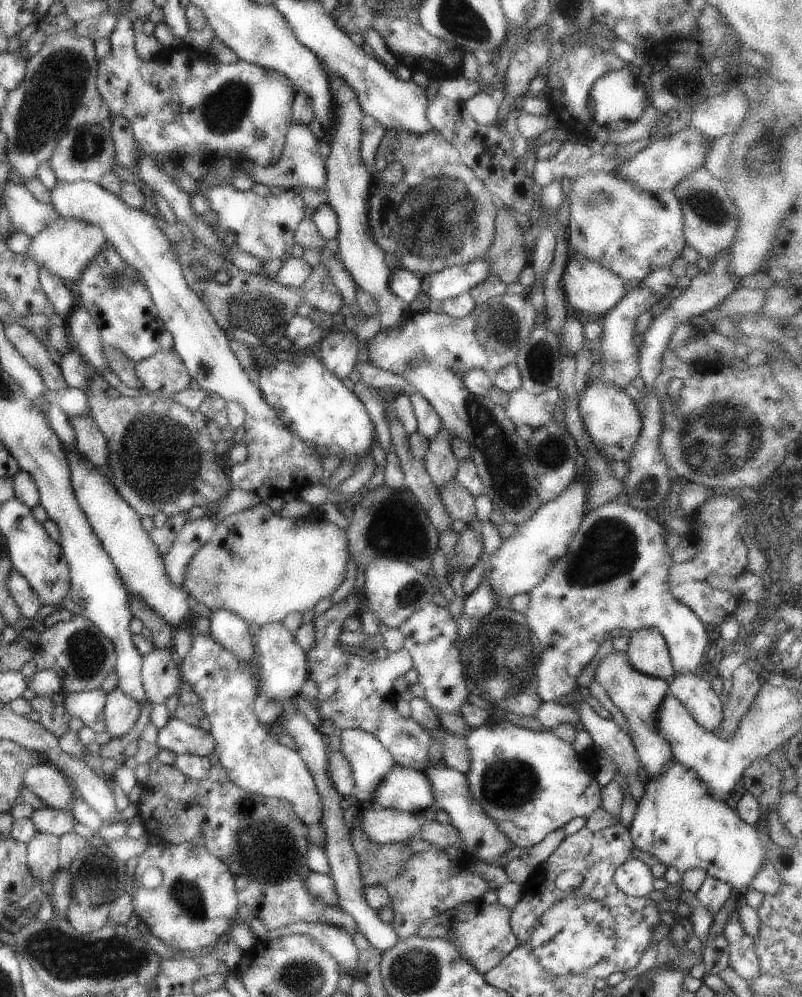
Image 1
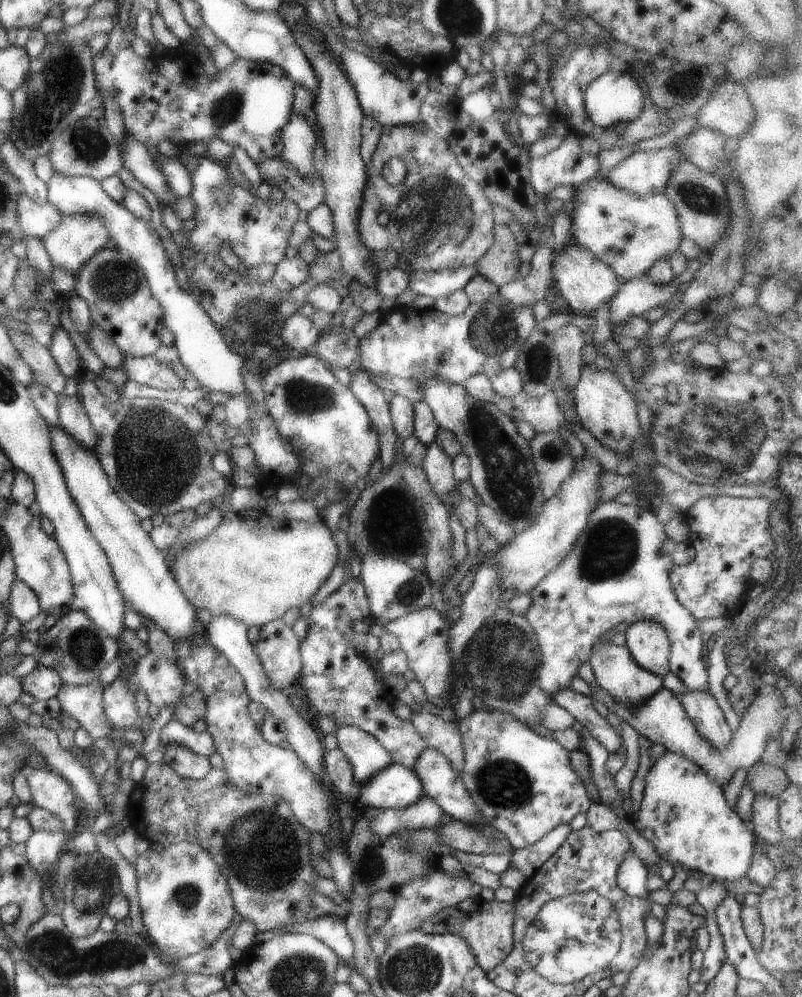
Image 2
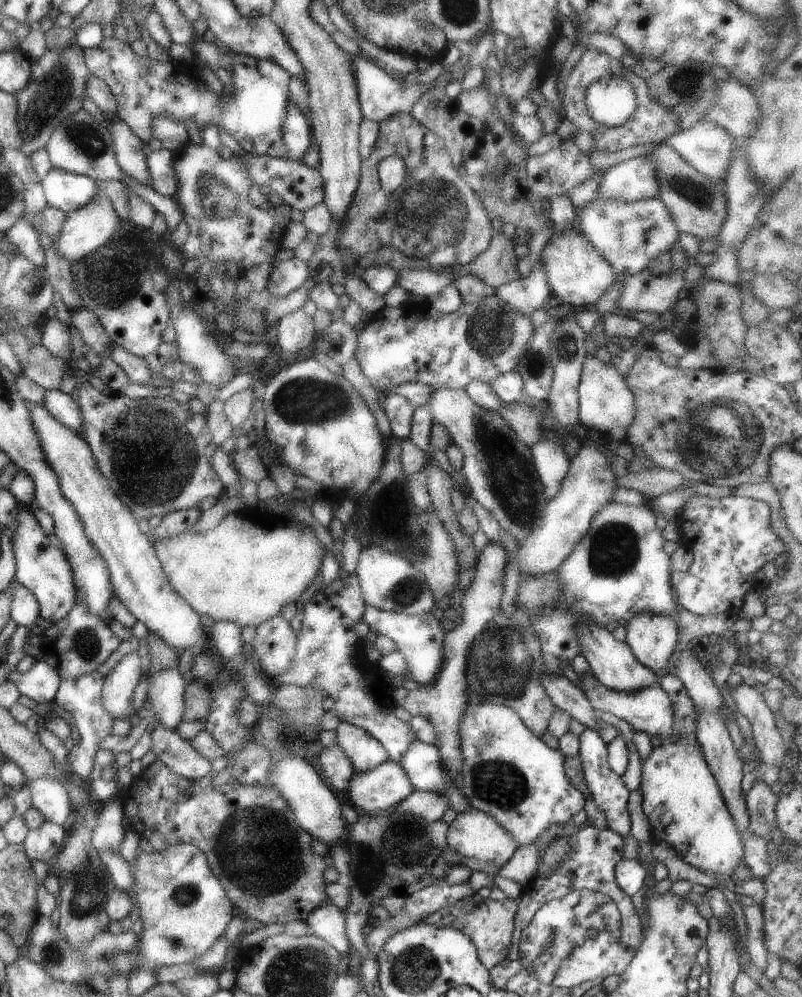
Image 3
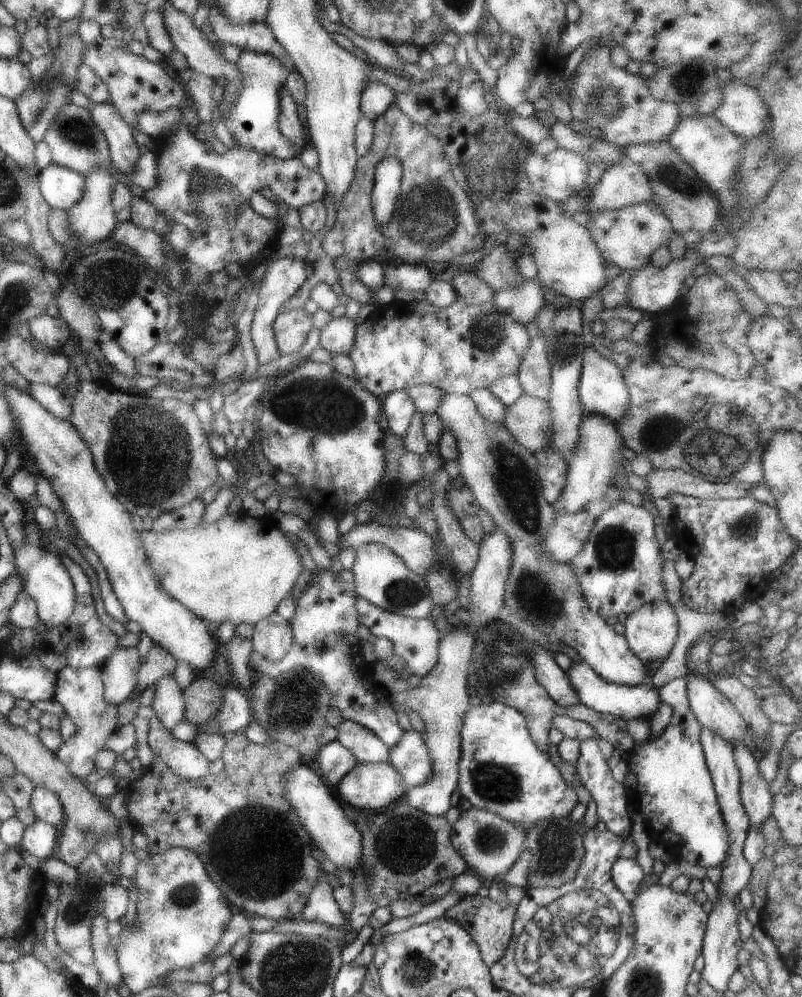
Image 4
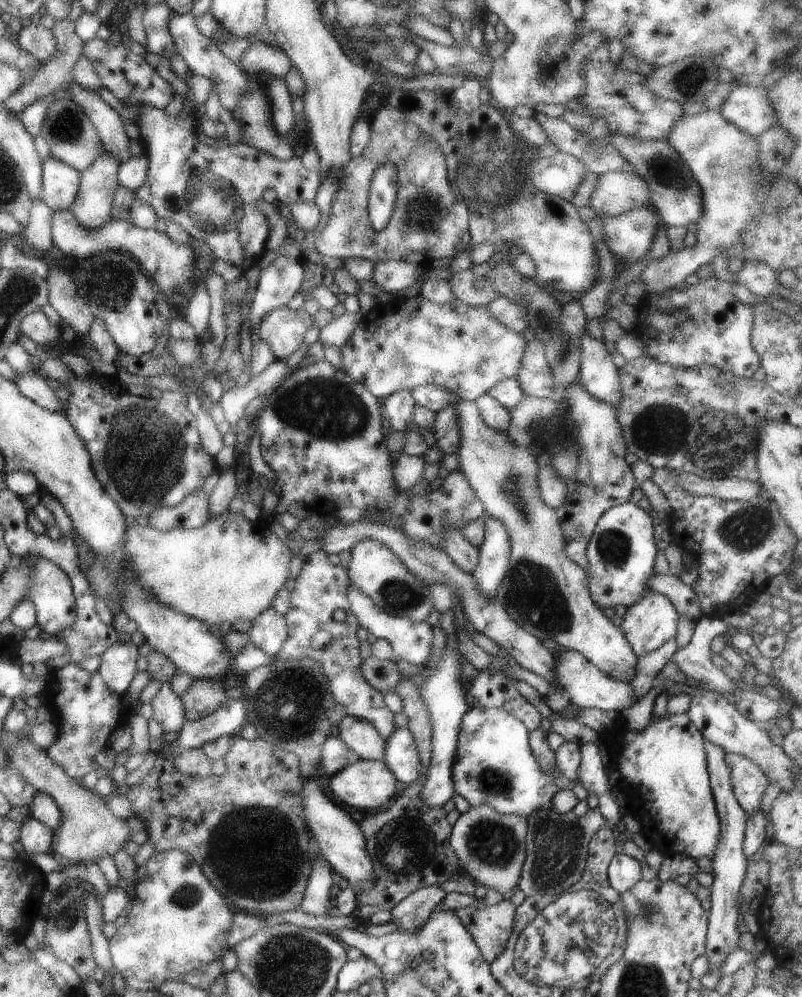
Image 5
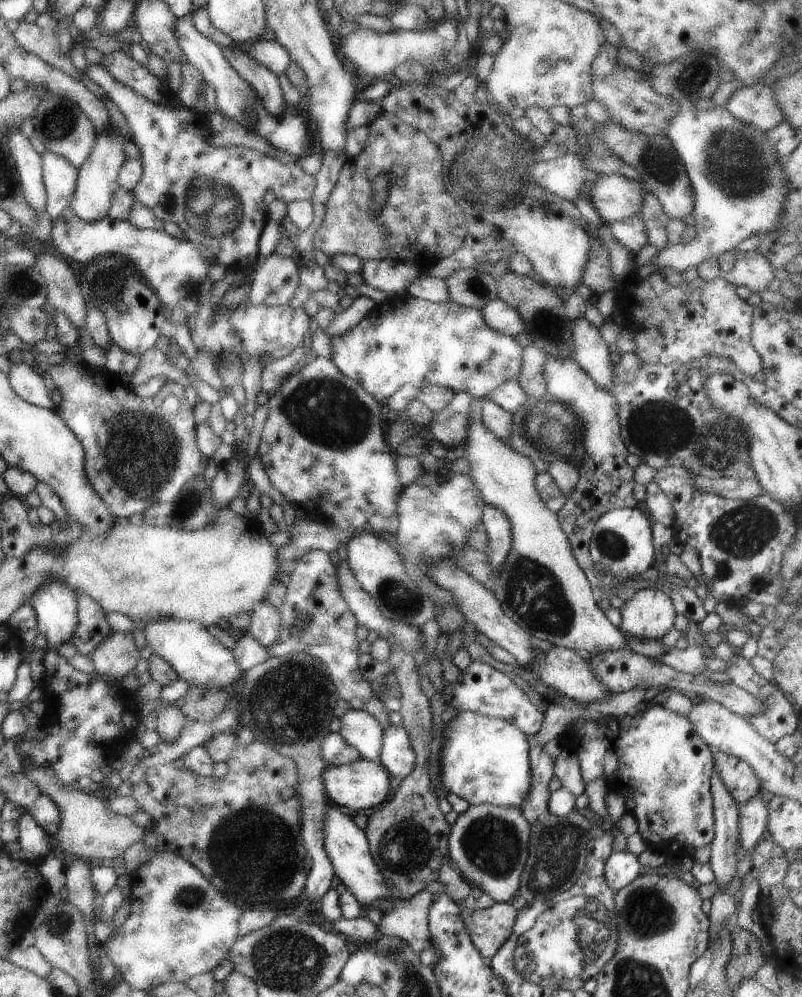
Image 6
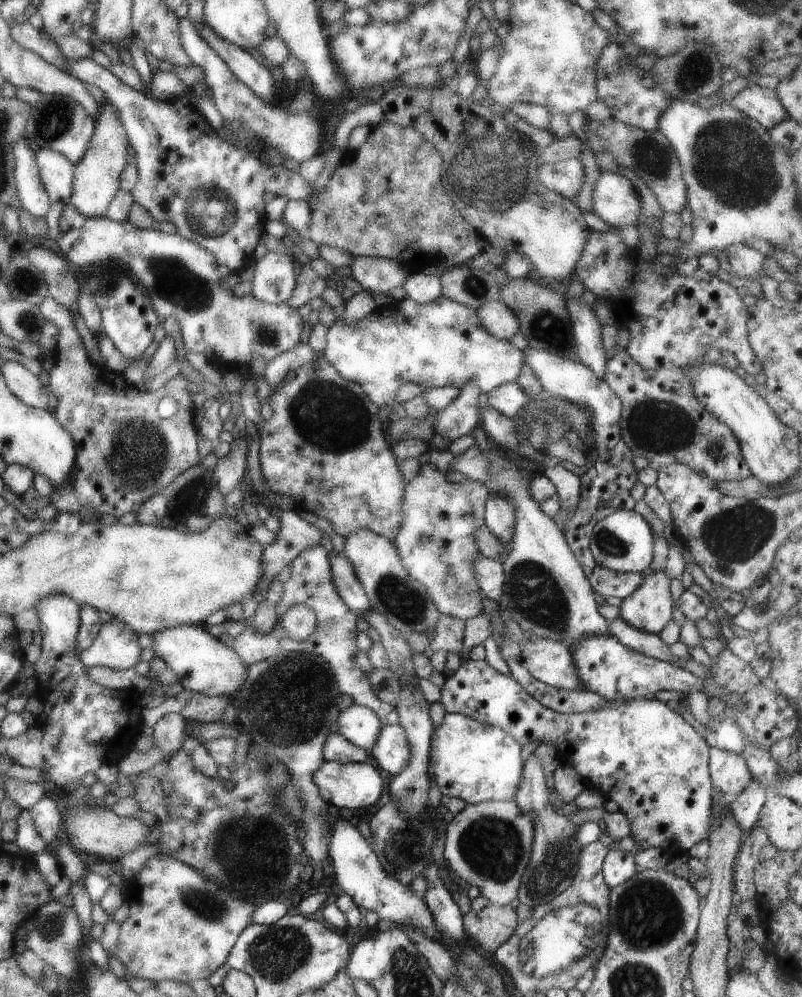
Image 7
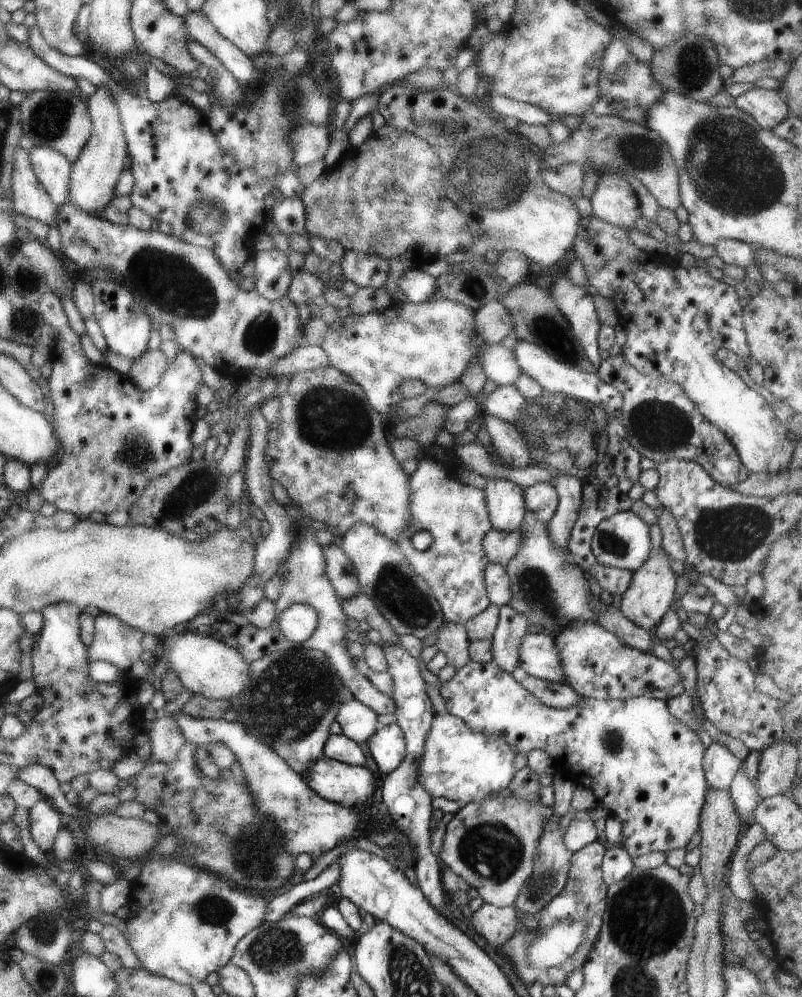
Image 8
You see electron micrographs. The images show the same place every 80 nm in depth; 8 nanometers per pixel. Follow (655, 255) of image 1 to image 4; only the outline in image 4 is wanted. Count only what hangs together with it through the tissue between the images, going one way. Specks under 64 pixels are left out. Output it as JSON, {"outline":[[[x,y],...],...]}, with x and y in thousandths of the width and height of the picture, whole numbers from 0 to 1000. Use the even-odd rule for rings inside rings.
{"outline":[[[812,201],[774,210],[736,212],[736,223],[731,229],[752,257],[776,271],[794,272],[812,264],[815,251],[832,245],[838,234],[842,234],[837,223],[825,210]]]}

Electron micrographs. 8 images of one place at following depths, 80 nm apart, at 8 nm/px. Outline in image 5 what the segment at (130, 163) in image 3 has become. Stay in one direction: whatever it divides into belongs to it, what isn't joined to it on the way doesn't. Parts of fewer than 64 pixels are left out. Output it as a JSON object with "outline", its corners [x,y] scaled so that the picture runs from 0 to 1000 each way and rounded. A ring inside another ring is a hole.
{"outline":[[[95,81],[89,82],[84,92],[120,127],[132,153],[142,155],[151,164],[165,157],[152,117],[130,102],[120,91],[110,90]]]}

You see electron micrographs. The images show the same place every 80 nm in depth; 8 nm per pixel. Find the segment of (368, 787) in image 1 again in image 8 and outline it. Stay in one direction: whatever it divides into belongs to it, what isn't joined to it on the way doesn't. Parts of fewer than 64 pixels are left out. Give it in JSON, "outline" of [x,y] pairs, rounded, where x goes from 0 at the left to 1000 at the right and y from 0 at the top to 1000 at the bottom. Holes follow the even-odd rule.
{"outline":[[[439,701],[426,705],[418,722],[426,730],[426,736],[441,744],[458,744],[458,740],[474,728],[471,717],[448,702]]]}

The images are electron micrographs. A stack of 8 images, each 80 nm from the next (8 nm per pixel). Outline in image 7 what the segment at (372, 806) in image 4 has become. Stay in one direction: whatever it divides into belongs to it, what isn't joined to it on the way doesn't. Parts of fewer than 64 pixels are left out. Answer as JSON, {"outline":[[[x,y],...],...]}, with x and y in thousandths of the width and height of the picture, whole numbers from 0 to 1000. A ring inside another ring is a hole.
{"outline":[[[404,763],[403,767],[390,776],[390,783],[397,787],[401,800],[410,807],[421,811],[451,812],[469,806],[479,790],[479,780],[471,772],[459,765],[425,765]]]}

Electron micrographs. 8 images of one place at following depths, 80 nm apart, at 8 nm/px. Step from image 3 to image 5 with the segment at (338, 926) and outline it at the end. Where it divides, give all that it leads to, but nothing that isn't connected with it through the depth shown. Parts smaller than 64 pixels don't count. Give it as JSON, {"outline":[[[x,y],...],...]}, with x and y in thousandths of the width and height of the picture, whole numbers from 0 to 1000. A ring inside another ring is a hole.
{"outline":[[[401,859],[394,860],[388,865],[385,880],[380,891],[380,898],[373,911],[387,917],[410,917],[416,919],[416,910],[411,905],[415,890],[414,870],[411,866]]]}

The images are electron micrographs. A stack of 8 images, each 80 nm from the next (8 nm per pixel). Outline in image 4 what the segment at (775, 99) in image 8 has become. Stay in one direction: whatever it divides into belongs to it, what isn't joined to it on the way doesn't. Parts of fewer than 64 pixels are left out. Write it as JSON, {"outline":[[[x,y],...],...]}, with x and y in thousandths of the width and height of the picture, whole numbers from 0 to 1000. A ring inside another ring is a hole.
{"outline":[[[911,81],[900,84],[899,88],[901,100],[888,115],[903,126],[930,140],[959,130],[959,108],[948,99],[944,87],[923,81]]]}

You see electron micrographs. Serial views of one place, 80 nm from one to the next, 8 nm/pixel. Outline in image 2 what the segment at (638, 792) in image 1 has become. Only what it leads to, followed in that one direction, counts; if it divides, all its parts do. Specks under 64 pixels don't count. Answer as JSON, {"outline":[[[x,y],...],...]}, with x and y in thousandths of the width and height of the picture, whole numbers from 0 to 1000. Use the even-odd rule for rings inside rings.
{"outline":[[[706,689],[692,694],[687,702],[724,724],[726,728],[729,728],[761,755],[781,755],[777,741],[771,738],[756,720],[741,711],[738,700]]]}

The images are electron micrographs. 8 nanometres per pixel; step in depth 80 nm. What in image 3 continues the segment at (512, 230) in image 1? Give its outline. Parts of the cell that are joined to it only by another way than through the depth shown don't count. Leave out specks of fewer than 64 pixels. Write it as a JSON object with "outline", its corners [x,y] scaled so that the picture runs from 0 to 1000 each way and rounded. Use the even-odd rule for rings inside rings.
{"outline":[[[616,234],[610,248],[584,265],[564,266],[559,271],[575,278],[590,275],[617,290],[648,279],[645,270],[647,258],[641,254],[642,241]]]}

